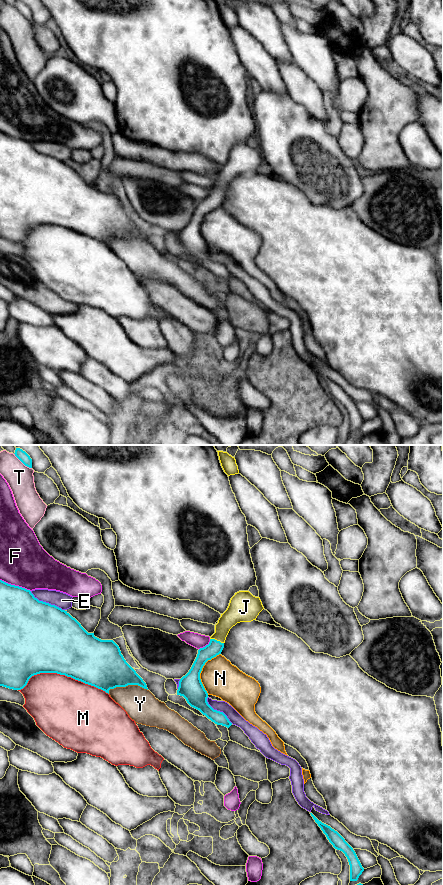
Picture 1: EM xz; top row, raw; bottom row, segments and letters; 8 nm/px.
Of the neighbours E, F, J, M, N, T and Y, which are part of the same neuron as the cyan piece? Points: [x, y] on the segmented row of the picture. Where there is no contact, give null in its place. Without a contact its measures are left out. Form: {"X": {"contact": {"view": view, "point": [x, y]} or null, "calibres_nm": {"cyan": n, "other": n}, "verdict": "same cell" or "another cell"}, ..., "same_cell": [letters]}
{"E": {"contact": {"view": "xz", "point": [47, 603]}, "calibres_nm": {"cyan": 500, "other": 130}, "verdict": "another cell"}, "F": {"contact": {"view": "xz", "point": [14, 585]}, "calibres_nm": {"cyan": 360, "other": 380}, "verdict": "another cell"}, "J": {"contact": {"view": "xz", "point": [216, 640]}, "calibres_nm": {"cyan": 120, "other": 140}, "verdict": "same cell"}, "M": {"contact": {"view": "xz", "point": [62, 674]}, "calibres_nm": {"cyan": 460, "other": 480}, "verdict": "another cell"}, "N": {"contact": {"view": "xz", "point": [201, 670]}, "calibres_nm": {"cyan": 190, "other": 300}, "verdict": "another cell"}, "T": {"contact": {"view": "xz", "point": [22, 462]}, "calibres_nm": {"cyan": 80, "other": 220}, "verdict": "another cell"}, "Y": {"contact": {"view": "xz", "point": [126, 685]}, "calibres_nm": {"cyan": 360, "other": 260}, "verdict": "another cell"}, "same_cell": ["J"]}

